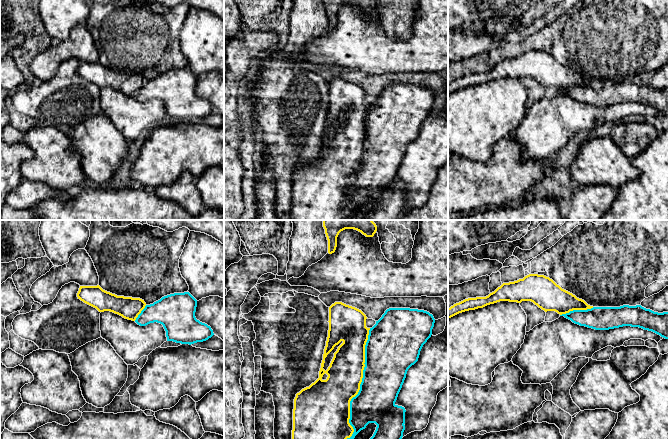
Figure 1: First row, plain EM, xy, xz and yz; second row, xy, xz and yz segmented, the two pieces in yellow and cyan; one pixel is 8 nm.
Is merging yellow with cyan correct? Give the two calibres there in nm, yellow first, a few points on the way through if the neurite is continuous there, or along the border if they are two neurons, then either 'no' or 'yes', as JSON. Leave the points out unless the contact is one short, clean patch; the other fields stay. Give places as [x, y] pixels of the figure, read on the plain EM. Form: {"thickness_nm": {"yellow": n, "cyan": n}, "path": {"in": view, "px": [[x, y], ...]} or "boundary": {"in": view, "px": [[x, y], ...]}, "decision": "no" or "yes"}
{"thickness_nm": {"yellow": 300, "cyan": 340}, "decision": "no"}

